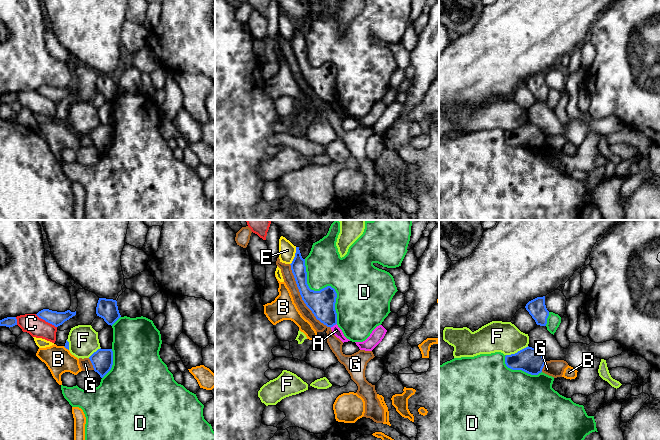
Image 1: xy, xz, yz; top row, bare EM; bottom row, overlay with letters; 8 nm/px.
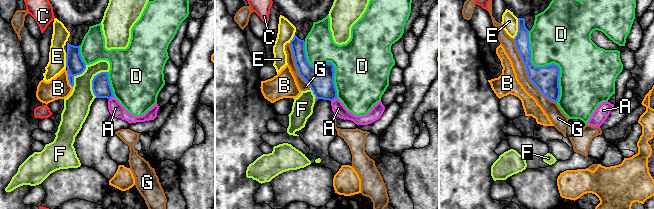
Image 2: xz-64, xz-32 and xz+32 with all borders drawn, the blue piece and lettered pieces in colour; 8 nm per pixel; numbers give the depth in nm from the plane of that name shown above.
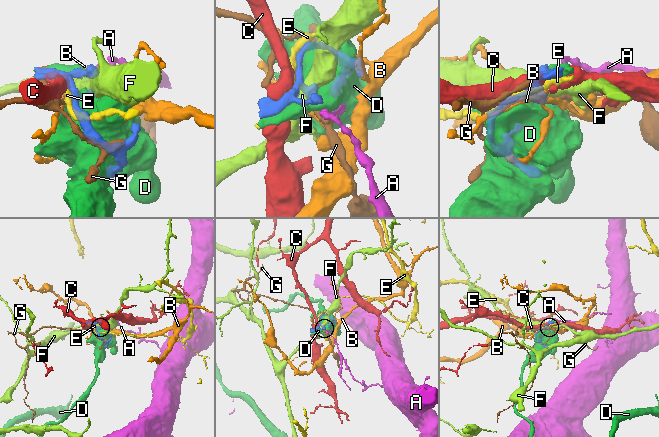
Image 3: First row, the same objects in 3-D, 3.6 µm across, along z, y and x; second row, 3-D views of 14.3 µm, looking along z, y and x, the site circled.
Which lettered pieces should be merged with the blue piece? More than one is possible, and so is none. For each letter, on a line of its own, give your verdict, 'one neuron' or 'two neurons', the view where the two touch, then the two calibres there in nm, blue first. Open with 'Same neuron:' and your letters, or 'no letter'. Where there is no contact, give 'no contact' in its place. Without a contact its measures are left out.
Same neuron: no letter
A: two neurons; contact in xz; calibres 200 and 70 nm
B: two neurons; contact in xy; calibres 40 and 220 nm
C: two neurons; contact in xy; calibres 120 and 160 nm
D: two neurons; contact in xz; calibres 200 and 380 nm
E: two neurons; contact in xz; calibres 120 and 140 nm
F: two neurons; contact in yz; calibres 200 and 260 nm
G: two neurons; contact in xz; calibres 200 and 90 nm

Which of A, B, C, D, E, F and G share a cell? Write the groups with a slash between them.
A / B / C / D / E / F / G

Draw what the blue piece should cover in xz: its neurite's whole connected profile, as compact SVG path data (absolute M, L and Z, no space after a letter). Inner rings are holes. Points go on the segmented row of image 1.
M296 247L295 257L290 265L300 295L306 306L312 311L316 319L327 327L331 328L336 325L335 303L337 293L335 289L331 286L327 286L320 291L314 291L309 288L305 259L302 258L299 247Z

